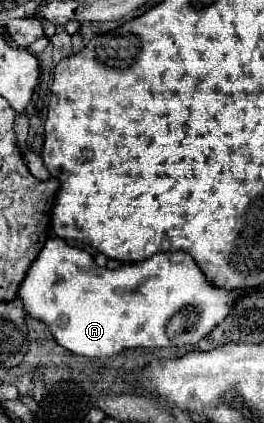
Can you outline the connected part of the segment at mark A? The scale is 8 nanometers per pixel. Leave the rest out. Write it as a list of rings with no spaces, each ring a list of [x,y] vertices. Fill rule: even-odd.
[[[50,238],[46,240],[42,252],[38,254],[36,262],[30,266],[22,286],[20,286],[20,292],[18,296],[22,298],[24,306],[26,306],[26,312],[32,316],[32,318],[38,318],[42,320],[54,340],[64,346],[66,350],[70,350],[72,354],[80,354],[80,356],[88,356],[88,358],[102,358],[102,356],[116,356],[120,354],[122,350],[128,350],[128,348],[160,348],[160,346],[186,346],[186,344],[198,344],[200,340],[204,340],[216,326],[220,326],[224,322],[224,318],[230,314],[230,310],[234,308],[234,302],[244,296],[246,290],[244,288],[238,288],[238,290],[226,290],[226,288],[220,288],[220,286],[214,286],[202,270],[198,270],[198,264],[194,262],[194,258],[188,254],[188,252],[182,252],[182,250],[172,250],[172,252],[158,252],[154,256],[150,256],[148,260],[142,260],[142,262],[136,262],[136,264],[126,264],[126,266],[120,266],[116,270],[108,270],[108,268],[100,268],[96,266],[94,258],[86,252],[86,250],[78,250],[78,248],[72,248],[68,246],[64,240],[60,238]]]

